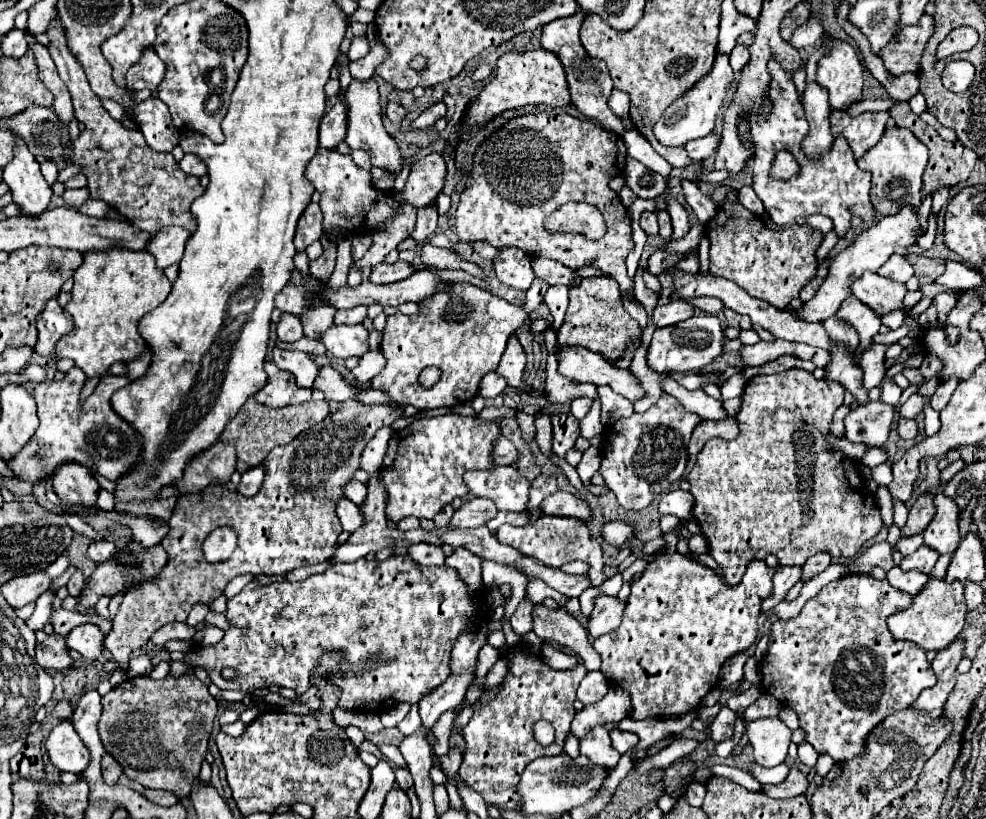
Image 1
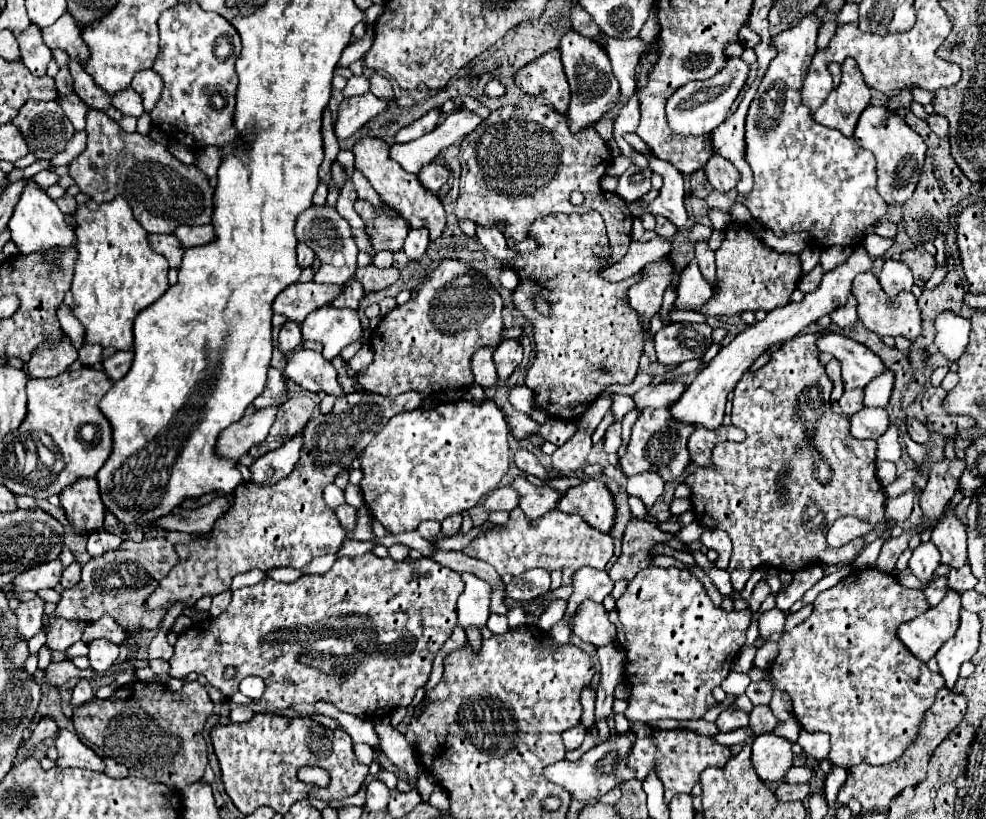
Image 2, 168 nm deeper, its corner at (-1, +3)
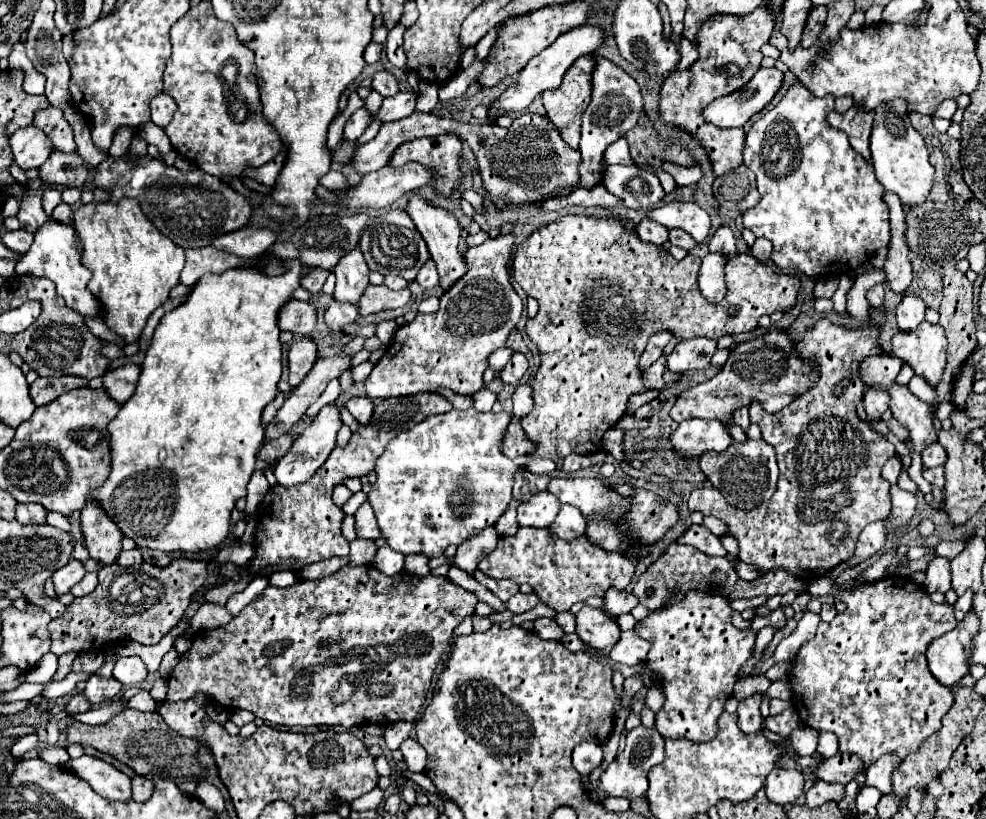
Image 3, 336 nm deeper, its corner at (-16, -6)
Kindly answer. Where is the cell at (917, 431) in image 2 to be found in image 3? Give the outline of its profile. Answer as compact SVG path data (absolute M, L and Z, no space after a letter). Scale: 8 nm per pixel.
M934 442L934 444L928 444L924 446L922 450L922 464L926 468L934 468L934 466L942 466L946 462L946 452L944 452L944 446Z

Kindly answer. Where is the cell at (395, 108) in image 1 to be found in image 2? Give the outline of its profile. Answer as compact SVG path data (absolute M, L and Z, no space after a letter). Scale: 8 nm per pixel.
M373 73L371 79L369 79L369 83L371 83L371 89L369 89L369 91L371 91L373 95L383 97L383 99L391 99L391 97L393 97L391 83L389 83L387 77L383 77L383 75L379 75L379 73Z

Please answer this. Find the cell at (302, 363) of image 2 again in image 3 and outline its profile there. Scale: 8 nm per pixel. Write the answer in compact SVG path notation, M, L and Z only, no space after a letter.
M354 396L354 398L348 398L344 400L344 406L346 410L358 420L358 422L368 422L370 416L372 416L372 400L368 396Z

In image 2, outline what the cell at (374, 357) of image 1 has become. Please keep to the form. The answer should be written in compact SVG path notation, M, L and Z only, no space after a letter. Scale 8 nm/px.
M365 345L365 347L361 347L349 361L347 361L347 365L351 367L351 371L355 371L355 373L359 373L359 371L363 371L365 367L369 367L373 363L373 351L371 351L371 347L369 345Z

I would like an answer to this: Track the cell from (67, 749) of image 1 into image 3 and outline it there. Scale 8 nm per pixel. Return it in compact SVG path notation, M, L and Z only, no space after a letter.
M84 754L80 758L72 758L66 768L110 800L128 800L132 796L130 778L100 758Z

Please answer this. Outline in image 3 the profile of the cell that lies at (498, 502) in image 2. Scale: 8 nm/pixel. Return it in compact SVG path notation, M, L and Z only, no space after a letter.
M538 492L528 502L520 502L518 506L518 524L520 526L534 526L534 528L548 528L556 518L560 502L550 492Z

